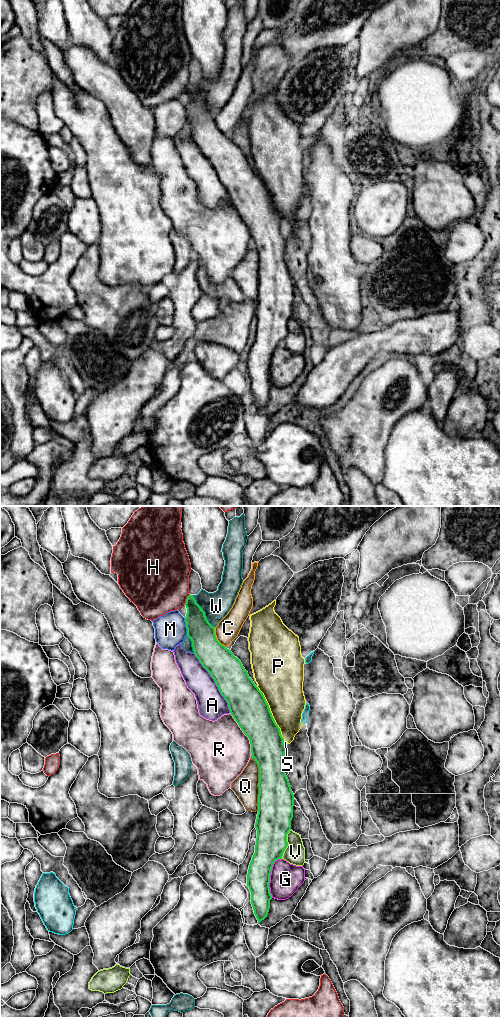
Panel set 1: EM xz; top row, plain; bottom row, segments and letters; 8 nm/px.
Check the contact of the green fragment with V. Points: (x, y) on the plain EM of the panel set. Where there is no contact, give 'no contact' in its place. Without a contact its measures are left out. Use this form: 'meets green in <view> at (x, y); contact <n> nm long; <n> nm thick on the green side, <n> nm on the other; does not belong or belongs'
meets green in xz at (287, 332); contact 260 nm long; 280 nm thick on the green side, 160 nm on the other; does not belong

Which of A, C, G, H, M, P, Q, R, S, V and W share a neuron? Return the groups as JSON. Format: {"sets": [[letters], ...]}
{"sets": [["A"], ["C"], ["G", "V"], ["H"], ["M"], ["P"], ["Q"], ["R"], ["S"], ["W"]]}

